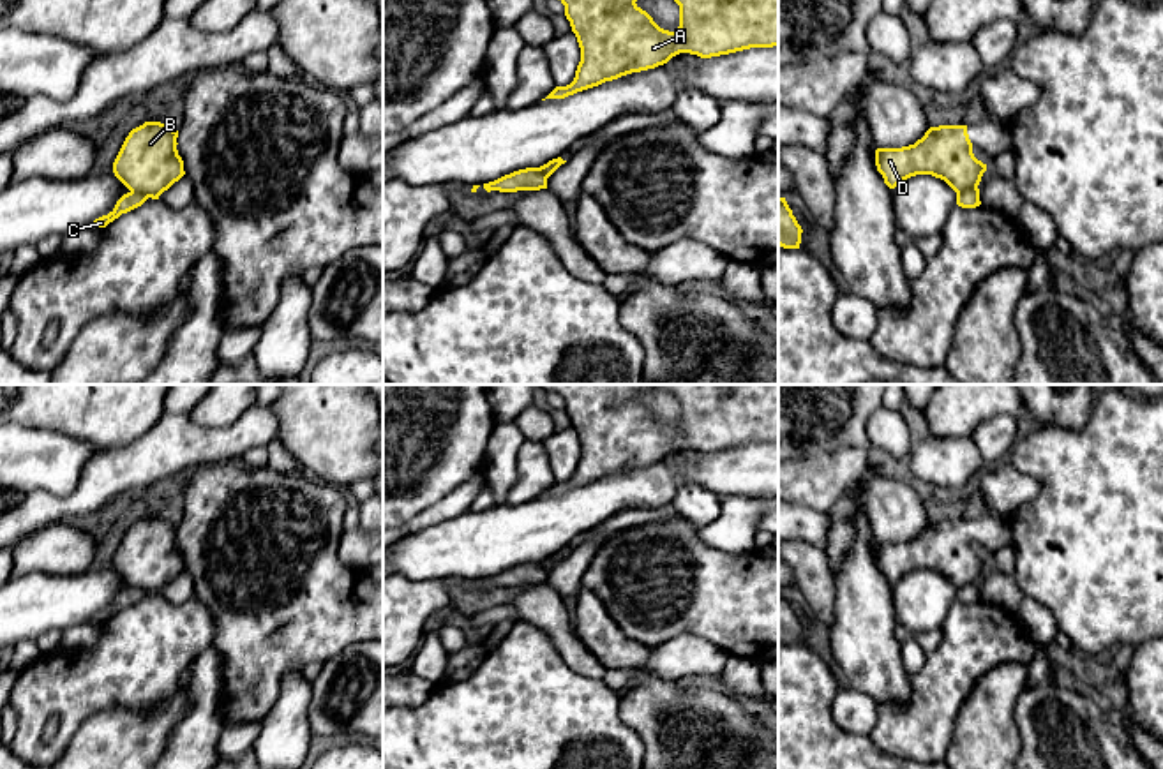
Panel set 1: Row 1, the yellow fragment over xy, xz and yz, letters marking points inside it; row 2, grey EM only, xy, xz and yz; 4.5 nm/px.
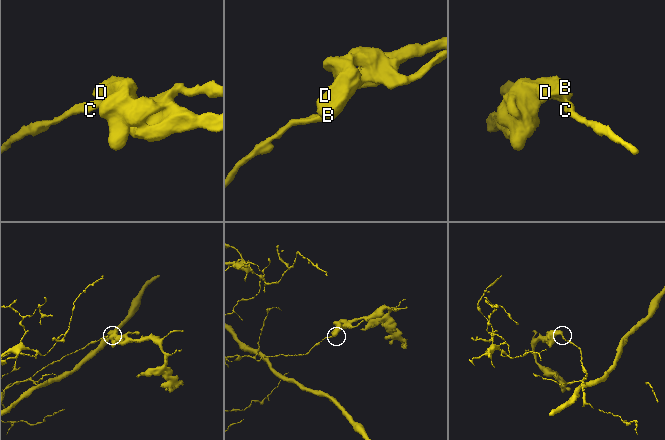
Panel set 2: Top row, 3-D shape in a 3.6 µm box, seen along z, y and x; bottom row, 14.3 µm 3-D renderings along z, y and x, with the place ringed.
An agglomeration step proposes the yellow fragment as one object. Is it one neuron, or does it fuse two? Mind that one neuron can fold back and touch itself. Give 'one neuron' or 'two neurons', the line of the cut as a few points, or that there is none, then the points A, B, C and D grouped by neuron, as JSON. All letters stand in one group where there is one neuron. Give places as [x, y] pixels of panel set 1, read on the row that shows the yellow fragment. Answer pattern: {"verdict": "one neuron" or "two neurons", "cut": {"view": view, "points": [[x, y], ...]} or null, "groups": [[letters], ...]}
{"verdict": "two neurons", "cut": {"view": "yz", "points": [[976, 186], [957, 194]]}, "groups": [["A", "B", "D"], ["C"]]}

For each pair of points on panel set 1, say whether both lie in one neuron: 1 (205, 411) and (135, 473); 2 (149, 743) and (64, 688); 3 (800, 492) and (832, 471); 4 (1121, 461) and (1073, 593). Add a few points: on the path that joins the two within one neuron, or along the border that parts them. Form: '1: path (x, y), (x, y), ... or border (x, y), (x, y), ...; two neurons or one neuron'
1: border (184, 415), (207, 427), (228, 427), (235, 422); two neurons
2: border (143, 713), (133, 709), (97, 711), (69, 739); two neurons
3: path (807, 485), (825, 478); one neuron
4: path (1121, 494), (1121, 545), (1107, 559); one neuron

